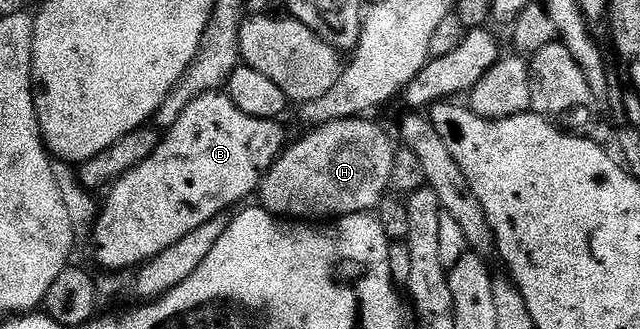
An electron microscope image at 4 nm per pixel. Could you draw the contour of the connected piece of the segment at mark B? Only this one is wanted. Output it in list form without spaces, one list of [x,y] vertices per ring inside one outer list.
[[[214,91],[214,92],[205,93],[193,99],[193,101],[189,103],[189,107],[185,107],[184,111],[181,112],[180,118],[177,119],[175,123],[173,123],[170,129],[166,130],[166,132],[162,134],[160,143],[158,147],[156,147],[155,150],[153,151],[153,155],[149,155],[149,159],[145,159],[145,163],[141,163],[137,167],[133,167],[133,171],[129,171],[123,177],[120,177],[118,181],[114,182],[114,184],[112,184],[110,188],[106,190],[106,193],[108,192],[107,198],[105,198],[104,201],[101,201],[101,208],[98,210],[97,216],[95,219],[95,224],[93,226],[93,234],[95,233],[95,261],[97,264],[100,265],[101,267],[100,270],[124,271],[123,269],[127,267],[131,267],[131,266],[132,268],[138,267],[142,265],[143,262],[150,261],[151,258],[157,256],[157,254],[160,253],[161,251],[165,251],[165,247],[173,247],[173,243],[177,243],[177,239],[181,239],[185,235],[189,235],[189,231],[197,231],[197,227],[201,227],[201,223],[209,223],[209,219],[213,219],[216,215],[218,215],[218,213],[227,213],[228,210],[230,210],[229,208],[230,205],[236,204],[235,206],[238,206],[240,203],[243,203],[243,202],[238,203],[238,201],[245,200],[246,197],[250,195],[250,193],[252,196],[252,194],[254,194],[256,190],[258,190],[259,182],[263,180],[264,173],[266,173],[267,170],[271,168],[271,164],[273,164],[273,162],[276,159],[278,159],[280,153],[283,152],[285,146],[288,144],[289,138],[287,138],[286,135],[283,134],[283,129],[281,126],[279,126],[279,124],[280,122],[278,120],[266,121],[265,119],[257,119],[253,115],[245,115],[245,111],[241,111],[240,109],[238,109],[238,107],[235,106],[233,102],[231,102],[230,96],[228,96],[228,94],[223,91]]]

